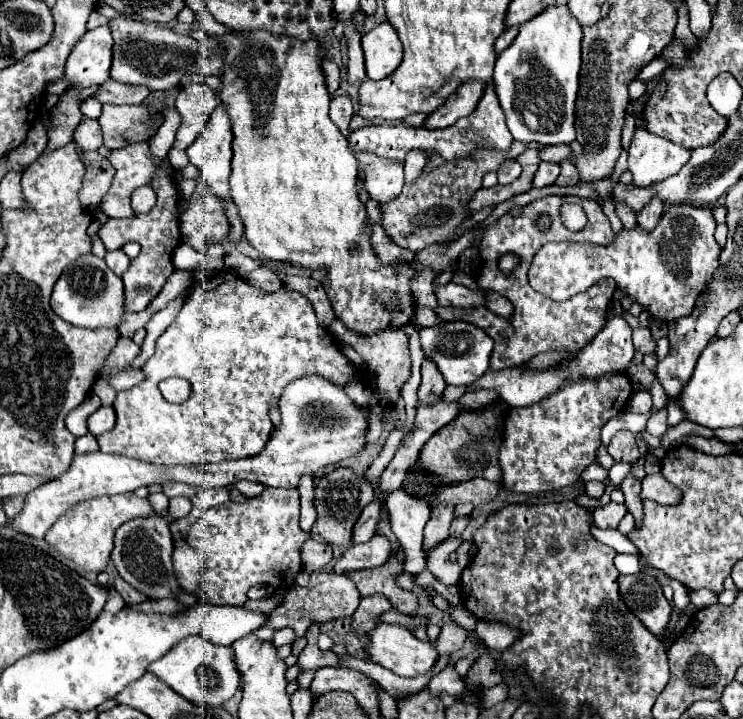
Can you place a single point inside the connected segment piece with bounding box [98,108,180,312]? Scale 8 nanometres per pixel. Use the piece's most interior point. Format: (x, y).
(158, 232)

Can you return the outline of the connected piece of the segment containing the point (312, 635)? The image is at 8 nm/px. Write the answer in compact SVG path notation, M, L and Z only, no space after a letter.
M312 624L306 632L306 638L308 638L308 646L304 648L304 652L298 656L298 666L300 666L300 672L308 672L308 670L318 670L322 666L342 666L340 664L340 656L334 654L334 652L322 652L318 648L318 624Z

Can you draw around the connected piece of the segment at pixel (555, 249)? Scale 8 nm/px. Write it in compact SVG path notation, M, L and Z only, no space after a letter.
M690 204L686 206L672 206L662 214L662 220L652 232L642 232L640 228L634 230L622 230L620 236L608 244L608 246L596 246L596 244L570 244L570 242L554 242L542 246L540 252L536 252L532 260L532 272L530 286L552 298L552 300L568 300L584 290L588 290L592 284L596 284L600 278L614 278L618 288L628 292L648 314L662 322L674 322L682 316L688 316L694 310L694 304L698 296L704 292L704 288L712 282L720 258L720 246L714 238L716 220L708 208L694 208Z

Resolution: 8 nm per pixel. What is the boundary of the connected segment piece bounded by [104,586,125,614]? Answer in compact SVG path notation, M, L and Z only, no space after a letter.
M113 586L108 587L108 592L109 599L104 606L104 610L116 614L125 606L125 602Z

